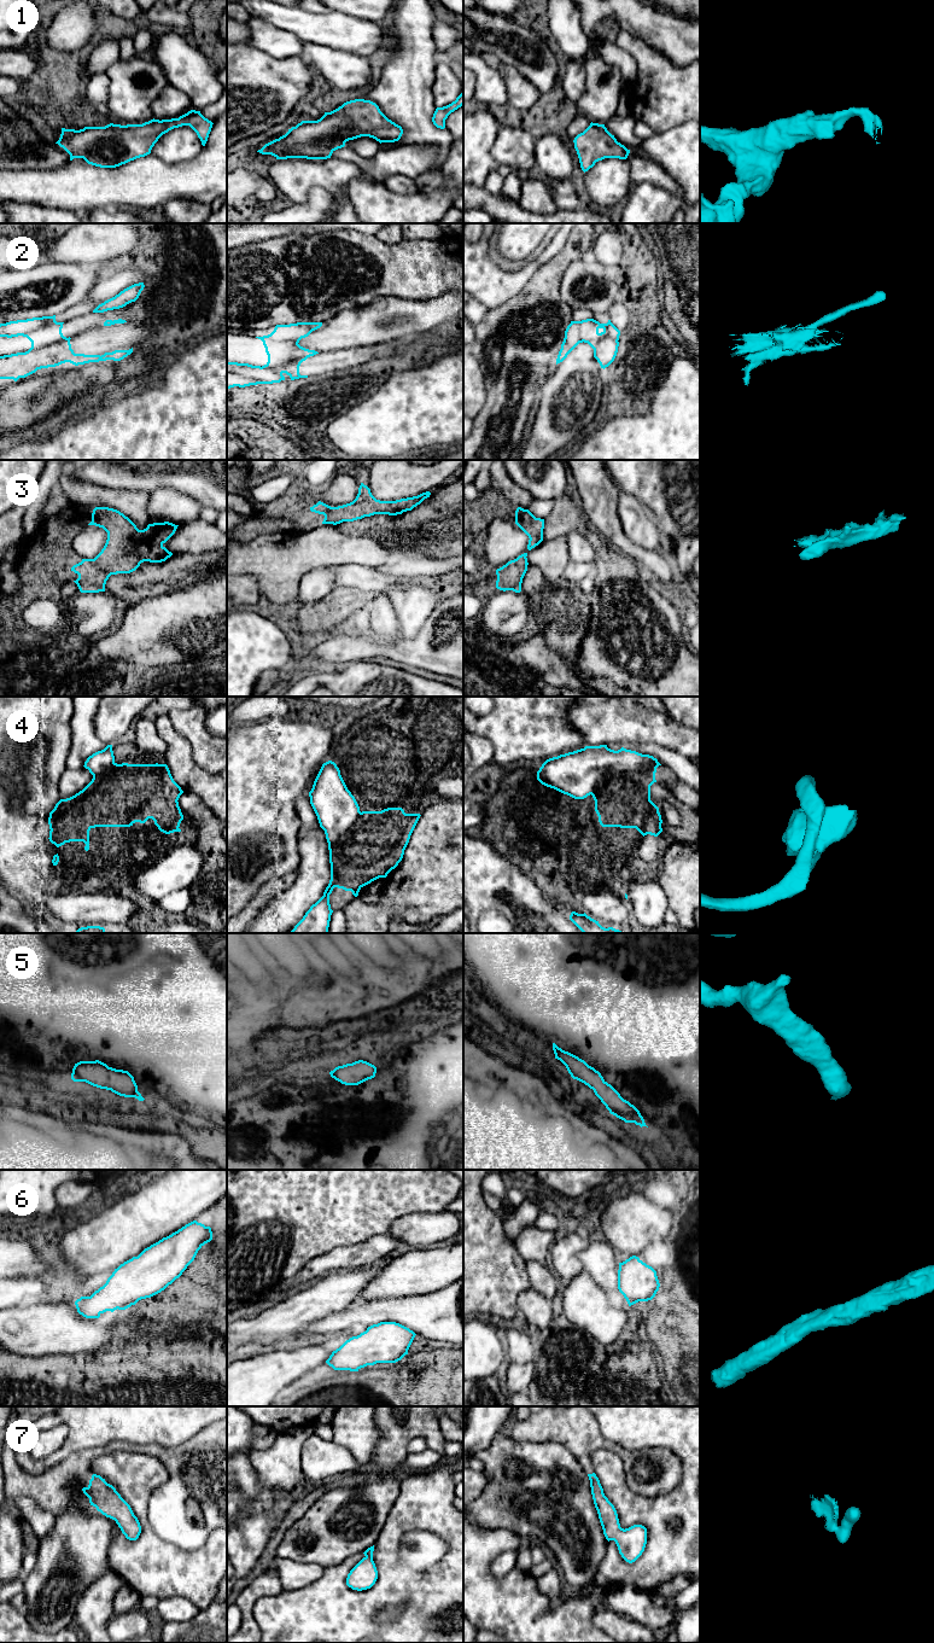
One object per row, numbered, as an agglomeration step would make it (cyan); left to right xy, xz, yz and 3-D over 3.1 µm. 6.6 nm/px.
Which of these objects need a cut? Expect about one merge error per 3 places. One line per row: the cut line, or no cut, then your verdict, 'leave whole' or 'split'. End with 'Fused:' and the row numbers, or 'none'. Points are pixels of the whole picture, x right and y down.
1: cut none; leave whole
2: cut xz (307, 356), (291, 360), (278, 368), (261, 367); split
3: cut none; leave whole
4: cut xz (361, 813), (342, 837), (332, 860), (333, 887); split
5: cut none; leave whole
6: cut none; leave whole
7: cut none; leave whole
Fused: 2, 4

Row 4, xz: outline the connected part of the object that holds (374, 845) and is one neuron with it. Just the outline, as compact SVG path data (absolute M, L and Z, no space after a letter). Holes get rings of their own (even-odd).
M402 808L362 811L356 823L342 837L338 855L332 860L337 875L333 887L351 891L357 897L363 886L379 878L386 878L402 861L420 816L420 814L405 814Z

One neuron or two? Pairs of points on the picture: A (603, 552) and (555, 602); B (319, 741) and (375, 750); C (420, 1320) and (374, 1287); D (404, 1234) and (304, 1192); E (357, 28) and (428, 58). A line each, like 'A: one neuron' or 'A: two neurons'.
A: two neurons
B: two neurons
C: two neurons
D: two neurons
E: two neurons

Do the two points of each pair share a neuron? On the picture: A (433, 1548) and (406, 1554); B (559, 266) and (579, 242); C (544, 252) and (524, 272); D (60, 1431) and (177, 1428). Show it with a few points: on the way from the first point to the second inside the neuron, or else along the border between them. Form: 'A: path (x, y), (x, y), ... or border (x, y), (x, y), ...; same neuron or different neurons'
A: path (426, 1549), (413, 1553); same neuron
B: path (562, 260), (575, 248); same neuron
C: path (540, 257), (529, 268); same neuron
D: border (64, 1422), (68, 1434), (51, 1454); different neurons

